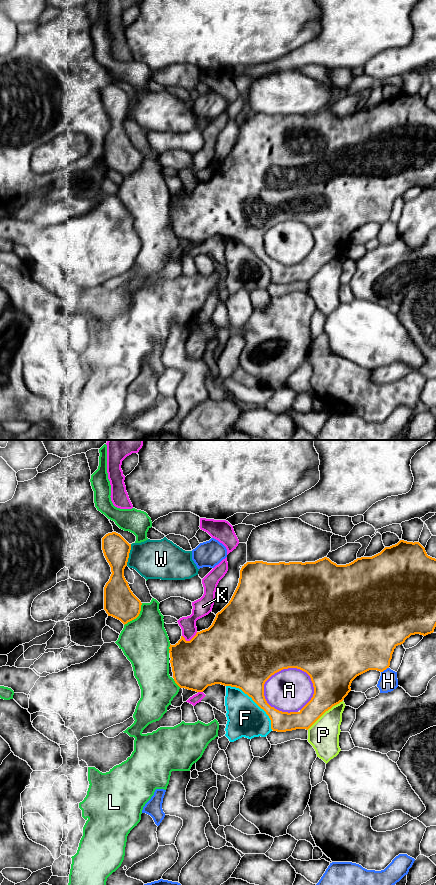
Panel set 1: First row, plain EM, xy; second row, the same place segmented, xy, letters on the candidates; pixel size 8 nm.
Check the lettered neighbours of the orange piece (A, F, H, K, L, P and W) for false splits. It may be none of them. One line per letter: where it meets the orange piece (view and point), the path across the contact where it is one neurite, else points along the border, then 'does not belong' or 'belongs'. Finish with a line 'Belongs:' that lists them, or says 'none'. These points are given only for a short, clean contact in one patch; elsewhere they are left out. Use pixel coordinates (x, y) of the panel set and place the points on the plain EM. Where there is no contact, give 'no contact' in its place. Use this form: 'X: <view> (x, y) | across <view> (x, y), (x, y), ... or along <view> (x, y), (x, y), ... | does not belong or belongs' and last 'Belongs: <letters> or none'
A: xy (295, 219) | does not belong
F: xy (254, 253) | does not belong
H: xy (384, 221) | does not belong
K: xy (190, 192) | does not belong
L: xy (137, 168) | does not belong
P: xy (324, 264) | along xy (342, 252), (326, 262), (307, 281) | does not belong
W: xy (128, 107) | does not belong
Belongs: none

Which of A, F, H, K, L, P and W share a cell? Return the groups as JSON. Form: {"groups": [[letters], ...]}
{"groups": [["A", "F"], ["H"], ["K"], ["L"], ["P"], ["W"]]}

